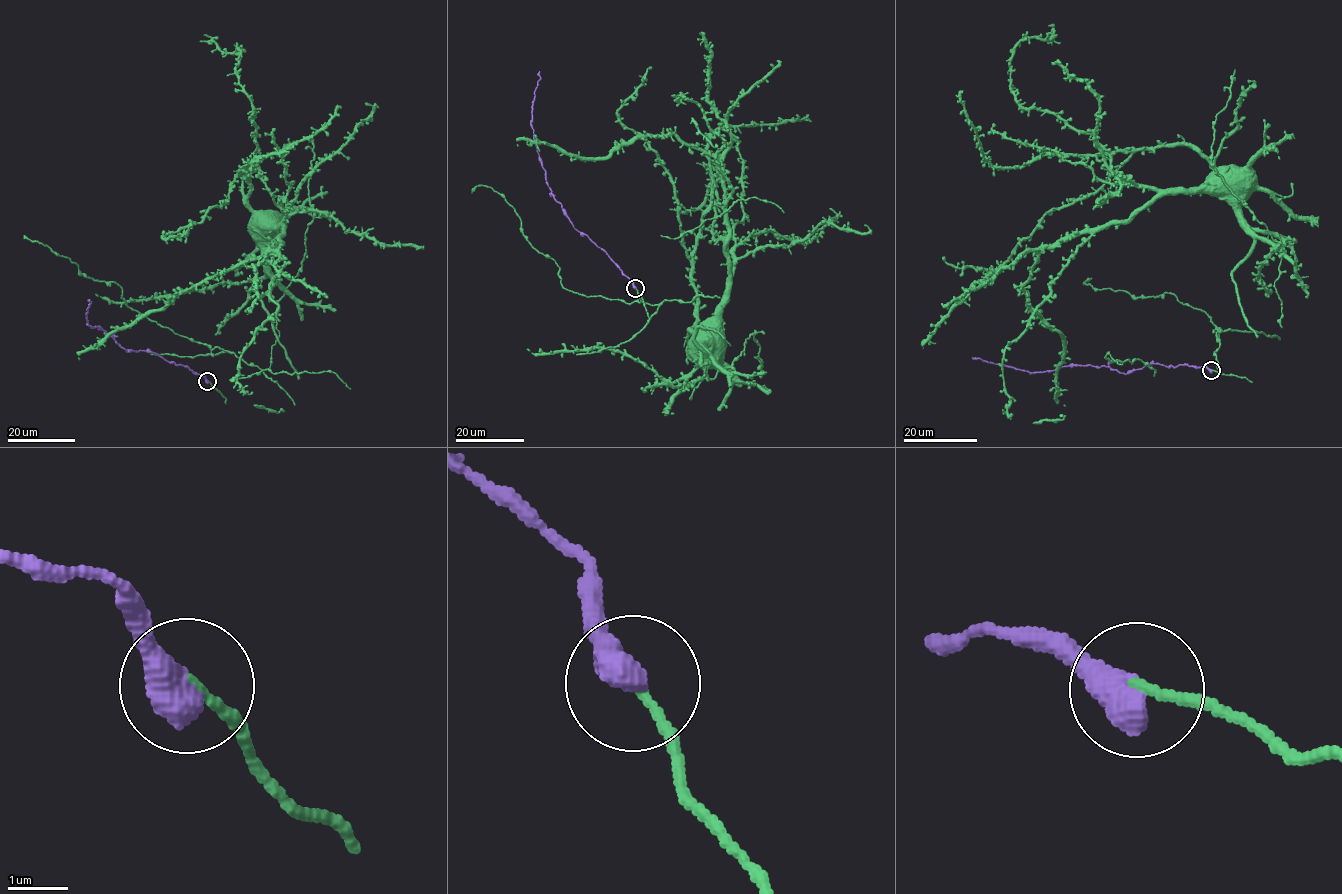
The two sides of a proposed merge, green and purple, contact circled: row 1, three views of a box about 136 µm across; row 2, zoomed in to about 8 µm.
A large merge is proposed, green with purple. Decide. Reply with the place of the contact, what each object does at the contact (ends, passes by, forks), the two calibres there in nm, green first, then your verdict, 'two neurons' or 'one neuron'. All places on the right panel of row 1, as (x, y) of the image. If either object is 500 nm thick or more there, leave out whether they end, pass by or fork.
at (1211, 370); 140 nm thick on the green side, 600 nm on the other; one neuron

